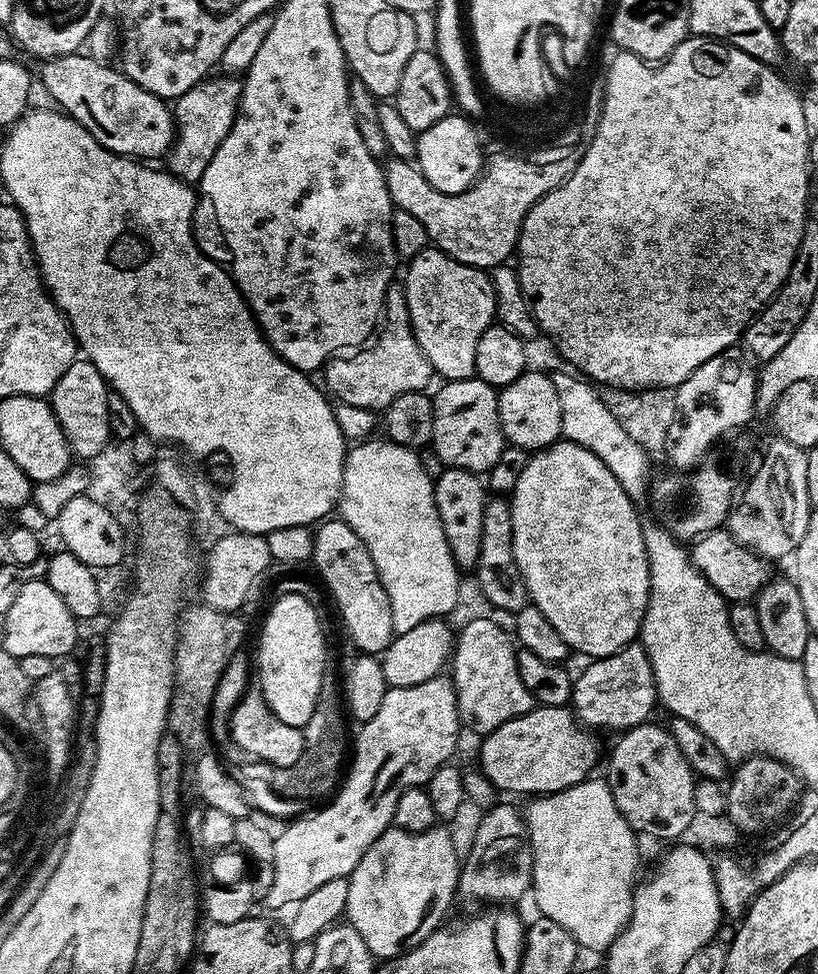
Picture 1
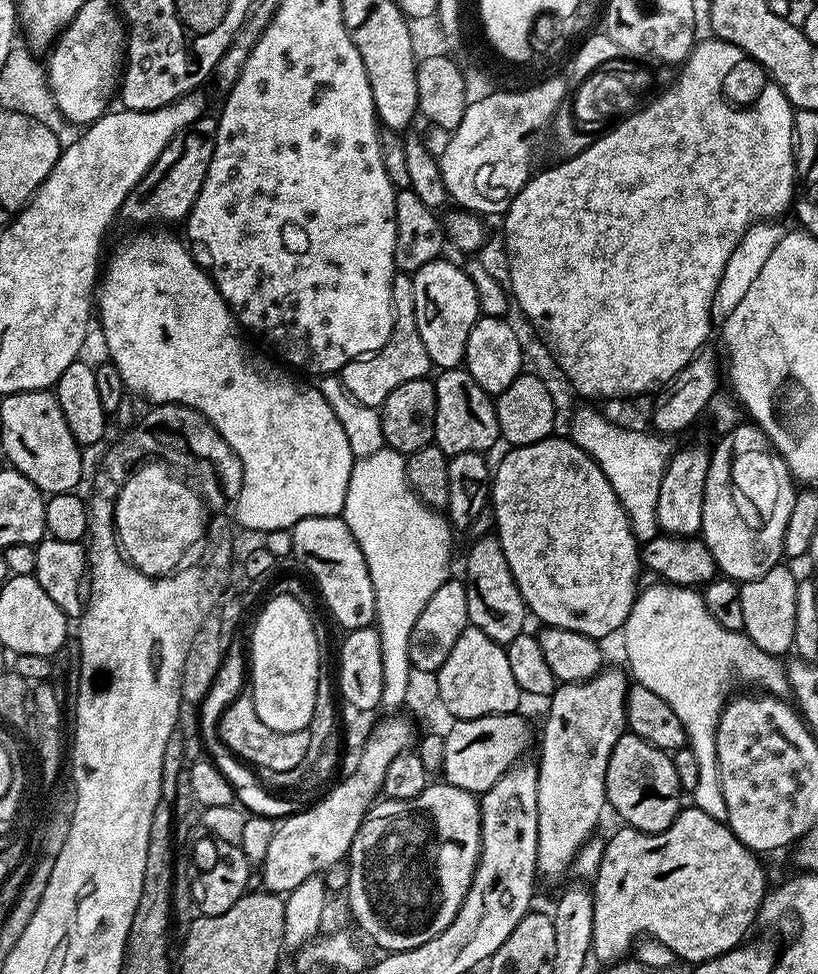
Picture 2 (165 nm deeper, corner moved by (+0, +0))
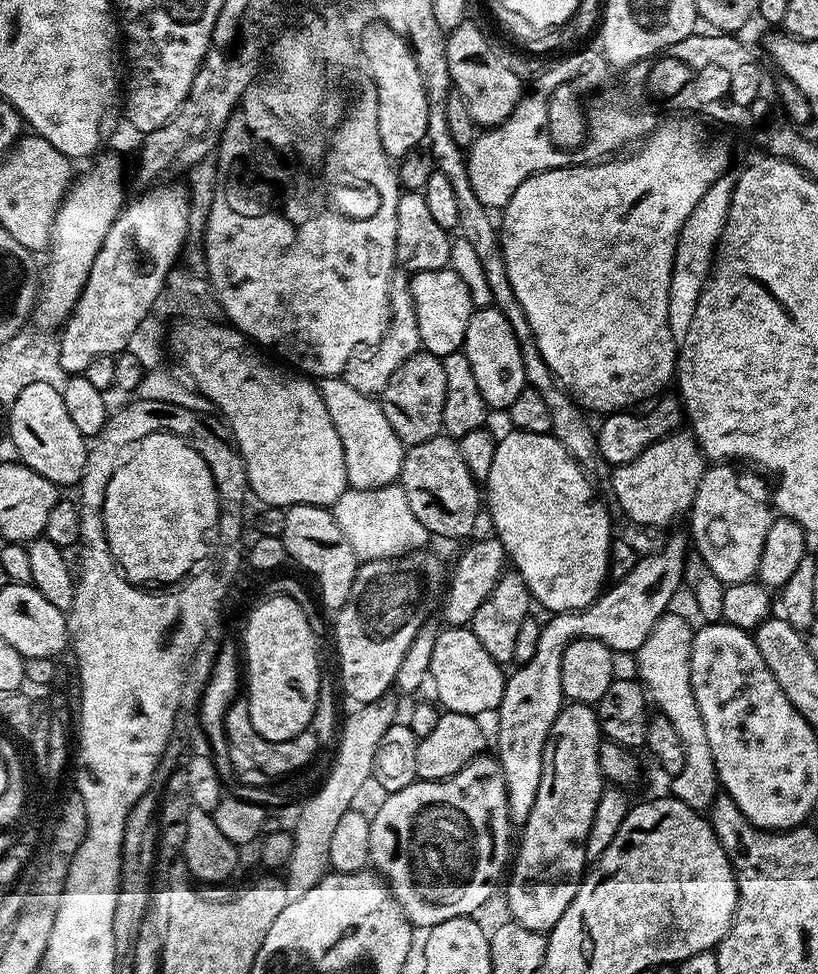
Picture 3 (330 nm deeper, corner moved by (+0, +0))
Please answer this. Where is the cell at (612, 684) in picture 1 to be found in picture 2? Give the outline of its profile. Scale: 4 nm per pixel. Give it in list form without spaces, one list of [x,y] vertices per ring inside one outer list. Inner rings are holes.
[[[605,667],[598,675],[577,684],[560,684],[552,693],[548,704],[548,717],[544,720],[544,733],[539,733],[540,760],[536,769],[538,778],[538,858],[536,871],[548,880],[560,880],[573,867],[580,848],[593,839],[596,823],[606,812],[606,766],[614,742],[622,738],[628,726],[626,698],[630,680],[618,669]]]

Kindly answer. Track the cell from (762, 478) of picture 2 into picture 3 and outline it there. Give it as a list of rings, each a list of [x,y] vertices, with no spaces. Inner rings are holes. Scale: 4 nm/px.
[[[716,462],[705,467],[704,477],[698,486],[696,496],[692,499],[690,517],[692,516],[692,532],[690,540],[695,551],[700,553],[706,566],[718,574],[723,584],[741,584],[756,576],[762,558],[762,546],[766,546],[766,534],[774,519],[773,493],[770,484],[759,471],[737,466],[732,462]]]

